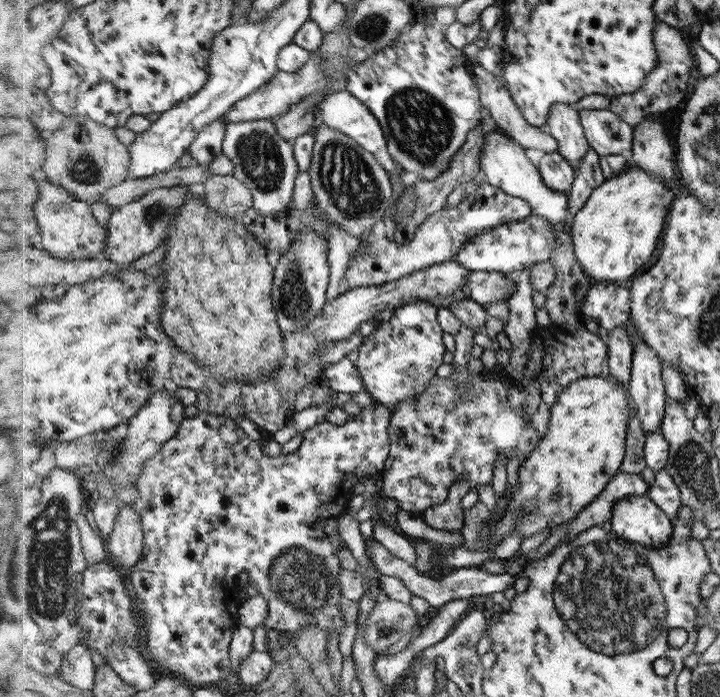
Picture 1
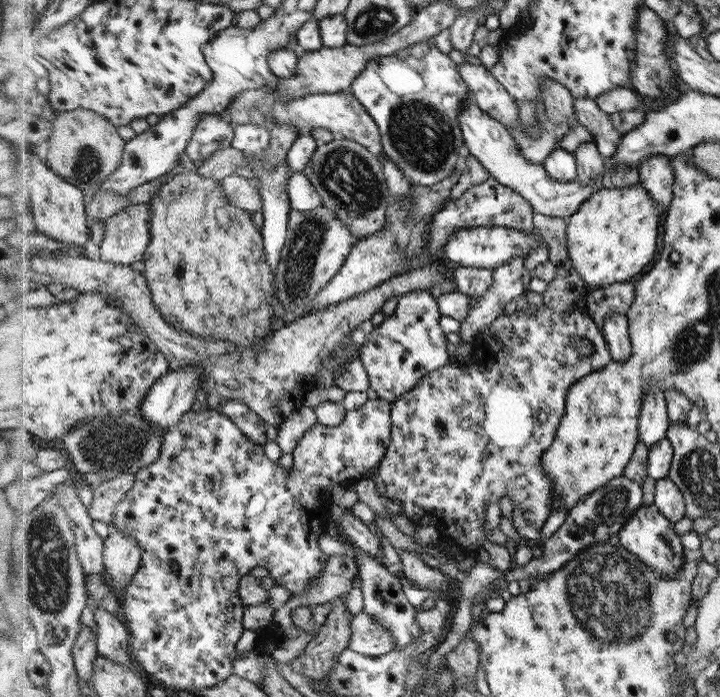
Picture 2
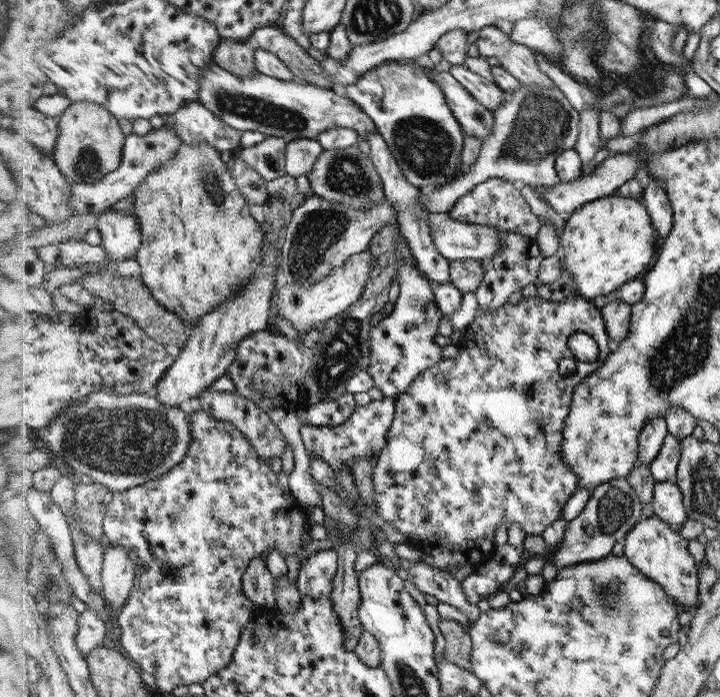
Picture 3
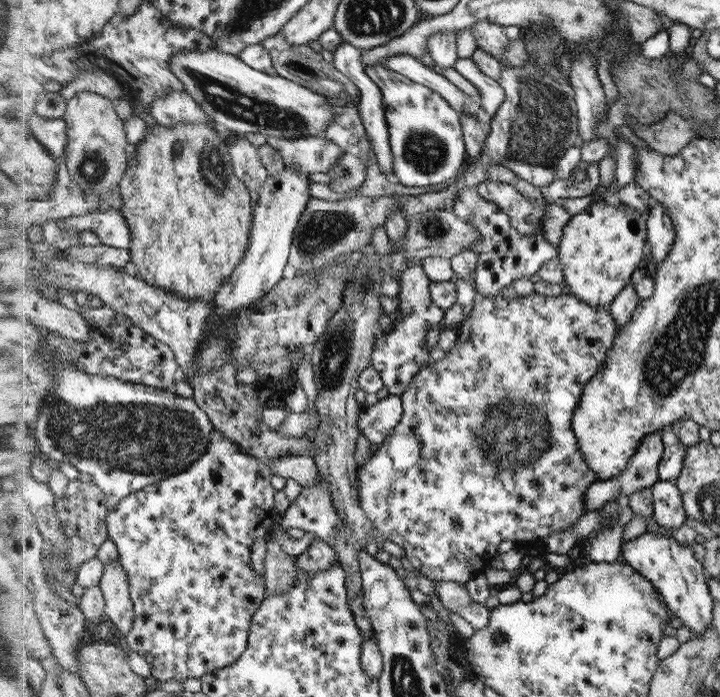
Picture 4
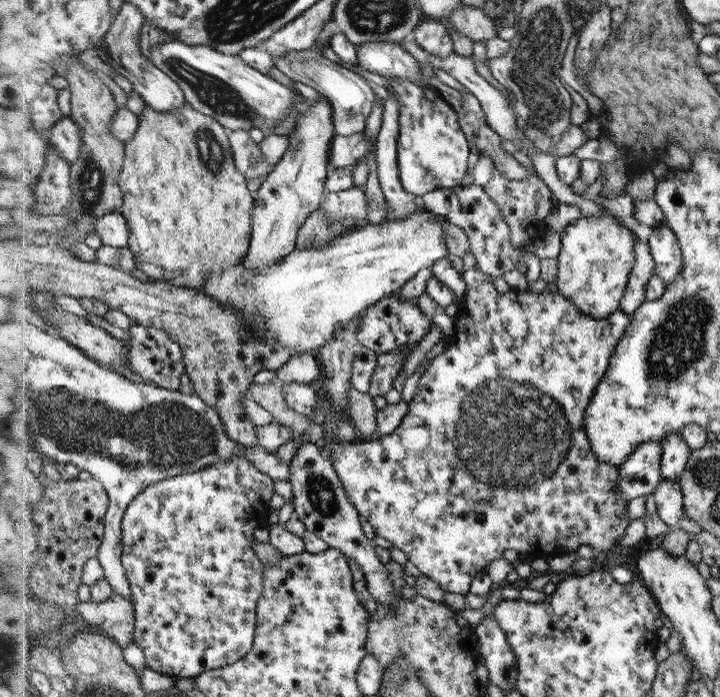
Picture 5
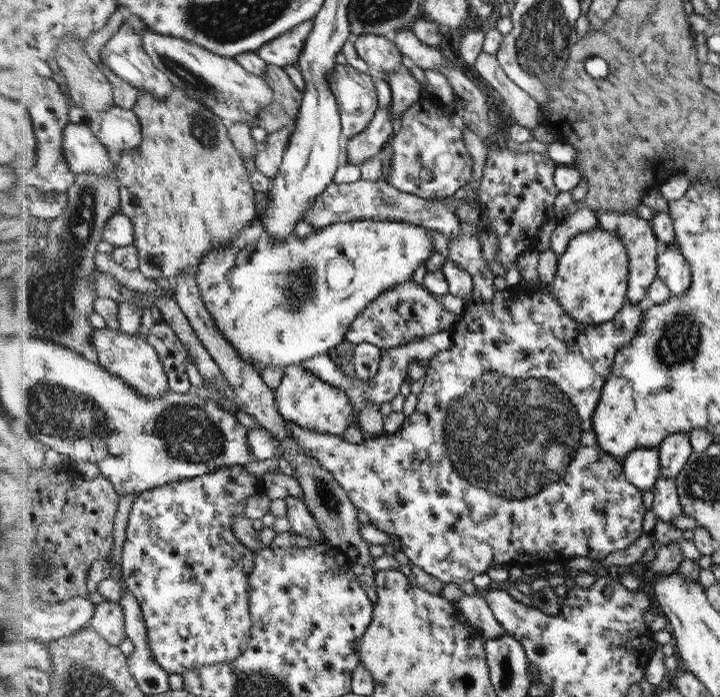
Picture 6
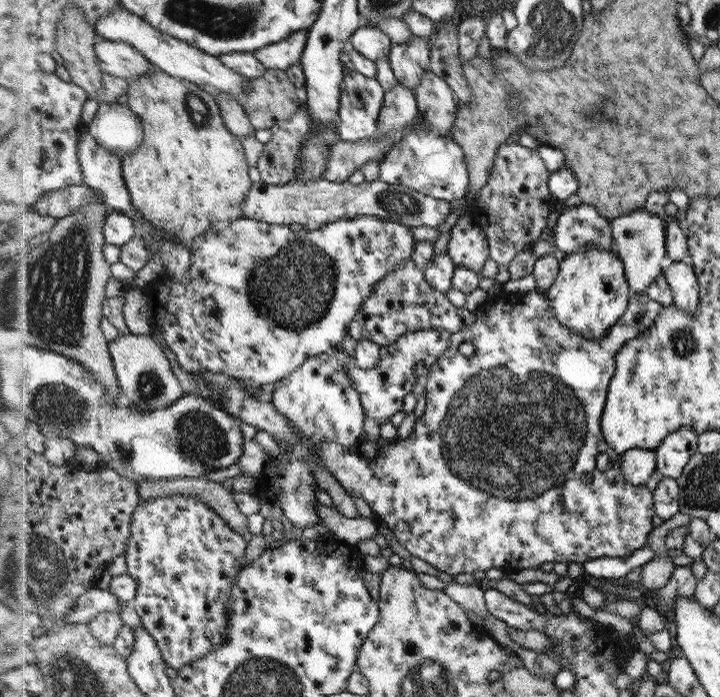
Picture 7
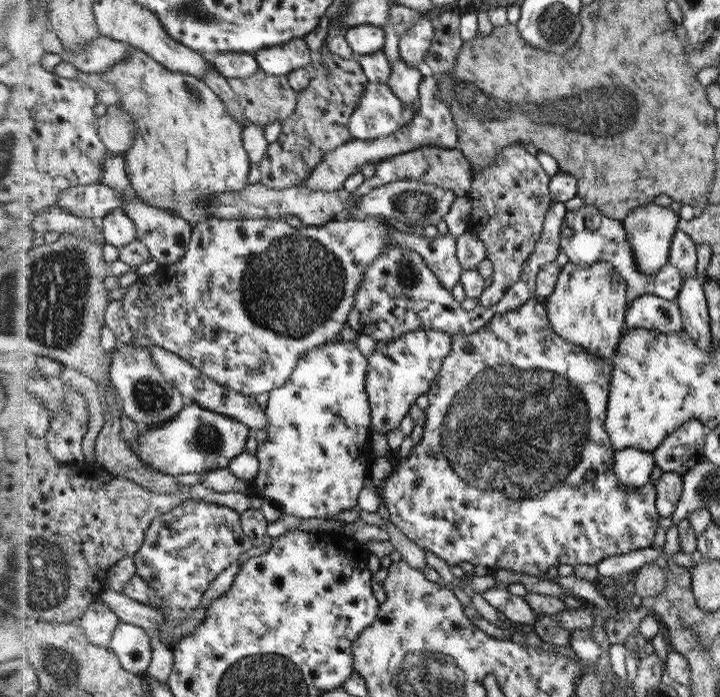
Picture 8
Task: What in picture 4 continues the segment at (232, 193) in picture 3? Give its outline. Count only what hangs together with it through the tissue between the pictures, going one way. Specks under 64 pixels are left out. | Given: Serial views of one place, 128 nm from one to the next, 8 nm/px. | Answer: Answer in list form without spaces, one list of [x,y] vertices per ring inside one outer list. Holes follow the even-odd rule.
[[[182,121],[175,127],[158,122],[155,126],[150,125],[146,139],[130,151],[121,191],[125,196],[122,212],[133,233],[130,250],[140,276],[186,299],[216,302],[222,285],[226,285],[244,261],[255,224],[254,196],[236,173],[229,141],[210,123]]]

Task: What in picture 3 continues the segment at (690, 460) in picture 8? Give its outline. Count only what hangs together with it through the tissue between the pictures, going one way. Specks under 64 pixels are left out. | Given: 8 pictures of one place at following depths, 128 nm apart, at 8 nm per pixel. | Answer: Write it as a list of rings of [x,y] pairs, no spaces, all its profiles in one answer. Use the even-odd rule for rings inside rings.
[[[668,432],[661,452],[654,458],[649,471],[656,482],[675,481],[681,460],[681,441]]]

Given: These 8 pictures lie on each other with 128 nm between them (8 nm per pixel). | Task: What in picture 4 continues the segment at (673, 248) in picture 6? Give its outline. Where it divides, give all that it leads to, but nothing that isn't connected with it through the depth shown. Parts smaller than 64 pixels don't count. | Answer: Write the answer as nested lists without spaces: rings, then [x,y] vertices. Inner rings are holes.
[[[652,203],[651,210],[647,218],[648,242],[652,247],[652,258],[656,263],[666,260],[666,254],[670,254],[673,243],[676,239],[676,231],[671,222],[668,212],[660,203]]]

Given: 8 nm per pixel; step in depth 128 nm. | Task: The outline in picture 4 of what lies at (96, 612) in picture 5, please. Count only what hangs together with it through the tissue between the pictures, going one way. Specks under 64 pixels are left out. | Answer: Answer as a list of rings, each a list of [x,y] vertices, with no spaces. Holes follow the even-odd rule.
[[[121,560],[106,565],[101,587],[107,600],[107,618],[124,636],[128,636],[134,628],[136,611],[131,593],[130,576]]]

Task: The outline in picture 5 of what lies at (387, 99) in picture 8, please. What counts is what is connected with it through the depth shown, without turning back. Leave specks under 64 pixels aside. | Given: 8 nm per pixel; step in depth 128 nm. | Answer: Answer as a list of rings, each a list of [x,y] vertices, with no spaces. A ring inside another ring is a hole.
[[[312,48],[296,52],[284,52],[282,58],[273,62],[278,69],[284,71],[290,79],[312,85],[320,95],[328,97],[332,104],[334,132],[342,136],[350,136],[363,132],[368,125],[369,114],[376,104],[374,89],[362,75],[332,62]]]

